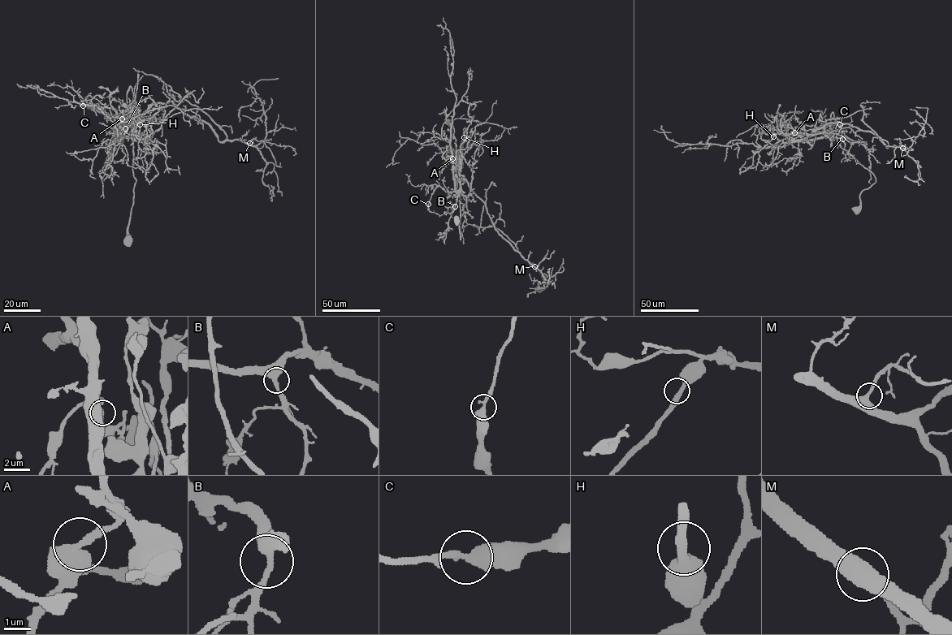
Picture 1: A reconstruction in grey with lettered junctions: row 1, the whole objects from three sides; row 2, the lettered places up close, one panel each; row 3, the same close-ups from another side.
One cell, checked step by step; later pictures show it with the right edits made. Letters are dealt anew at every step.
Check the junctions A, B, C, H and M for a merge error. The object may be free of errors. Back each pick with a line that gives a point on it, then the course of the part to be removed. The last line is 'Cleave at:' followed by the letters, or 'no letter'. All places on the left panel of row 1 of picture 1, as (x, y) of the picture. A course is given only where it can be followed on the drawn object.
A: (122, 118) | (122, 118), (131, 123), (170, 101), (222, 141), (221, 128), (165, 84), (176, 101), (190, 97)
Cleave at: A

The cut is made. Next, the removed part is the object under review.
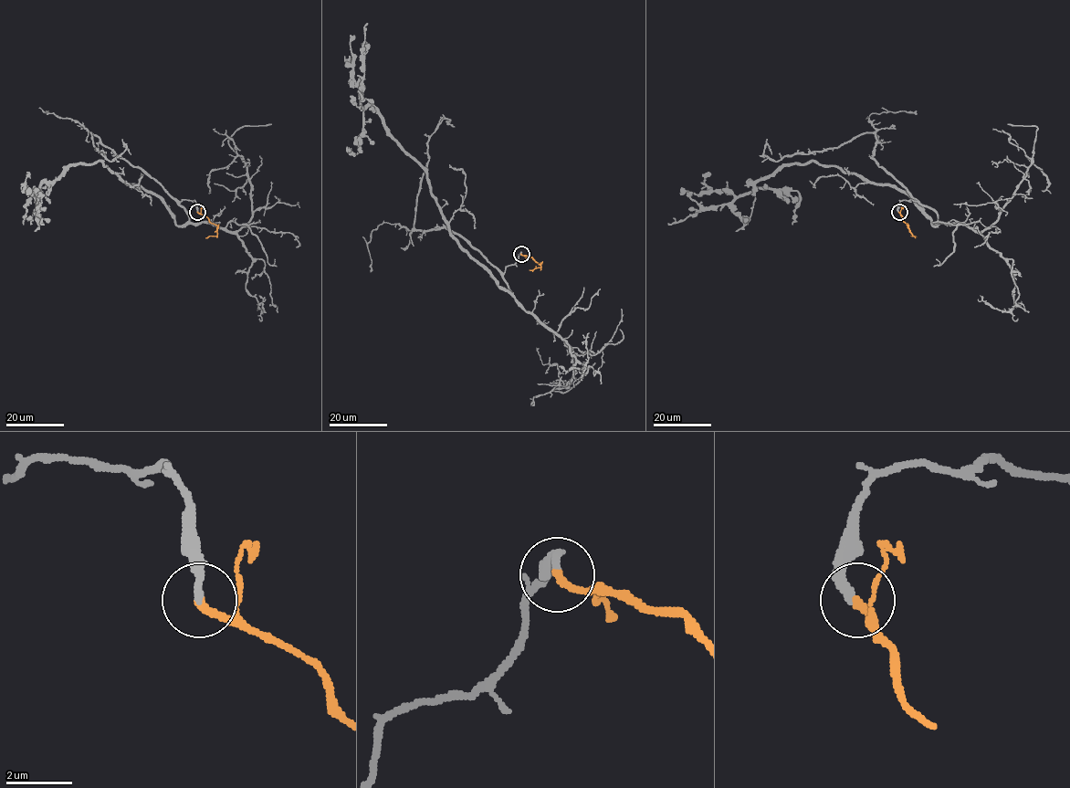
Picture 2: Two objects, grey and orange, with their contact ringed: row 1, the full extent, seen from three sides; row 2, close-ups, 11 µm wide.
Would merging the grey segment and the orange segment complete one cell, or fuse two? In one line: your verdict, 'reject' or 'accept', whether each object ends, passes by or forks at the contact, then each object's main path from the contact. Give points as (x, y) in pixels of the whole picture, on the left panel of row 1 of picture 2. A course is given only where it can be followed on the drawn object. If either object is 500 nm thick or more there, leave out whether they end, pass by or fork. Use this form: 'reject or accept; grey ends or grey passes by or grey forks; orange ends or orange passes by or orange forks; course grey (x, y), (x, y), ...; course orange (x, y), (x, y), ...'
accept; grey ends; orange ends; course grey (197, 212), (183, 200), (189, 220), (177, 225), (157, 196), (96, 161), (39, 187), (44, 223); course orange (197, 212), (217, 225), (217, 235), (205, 238)

